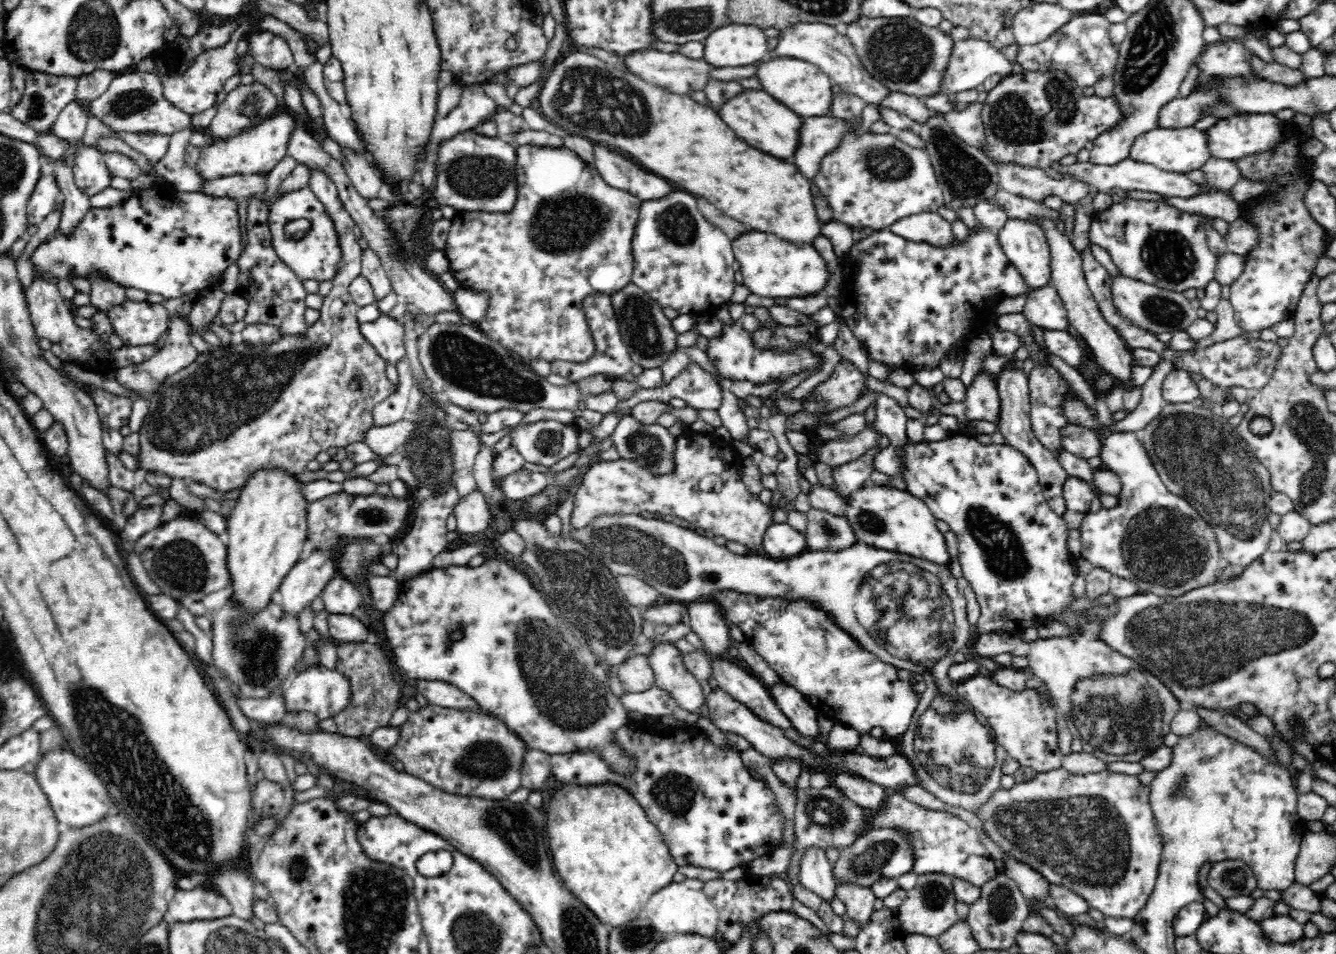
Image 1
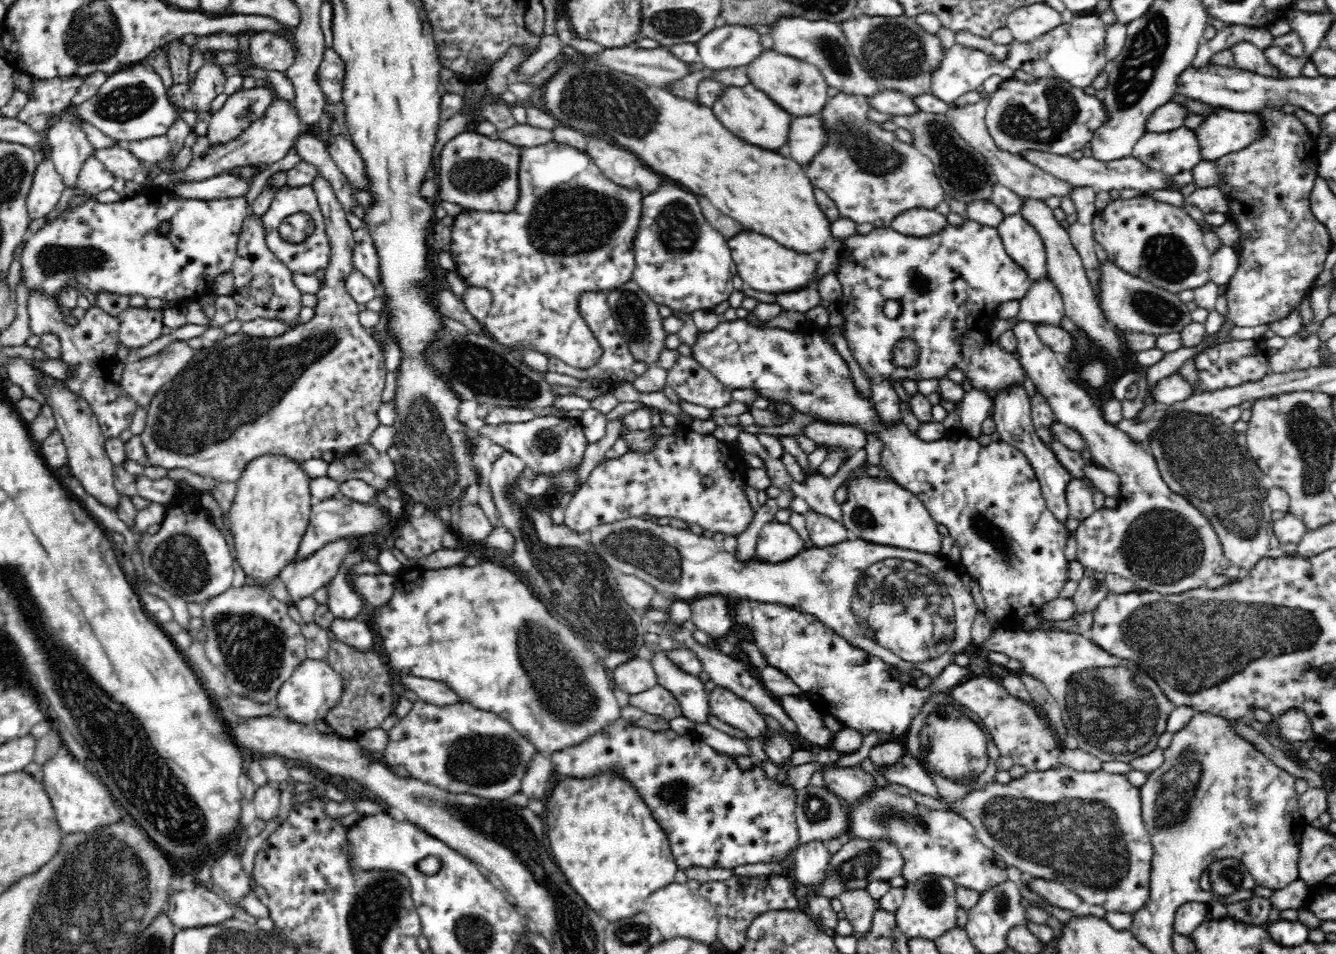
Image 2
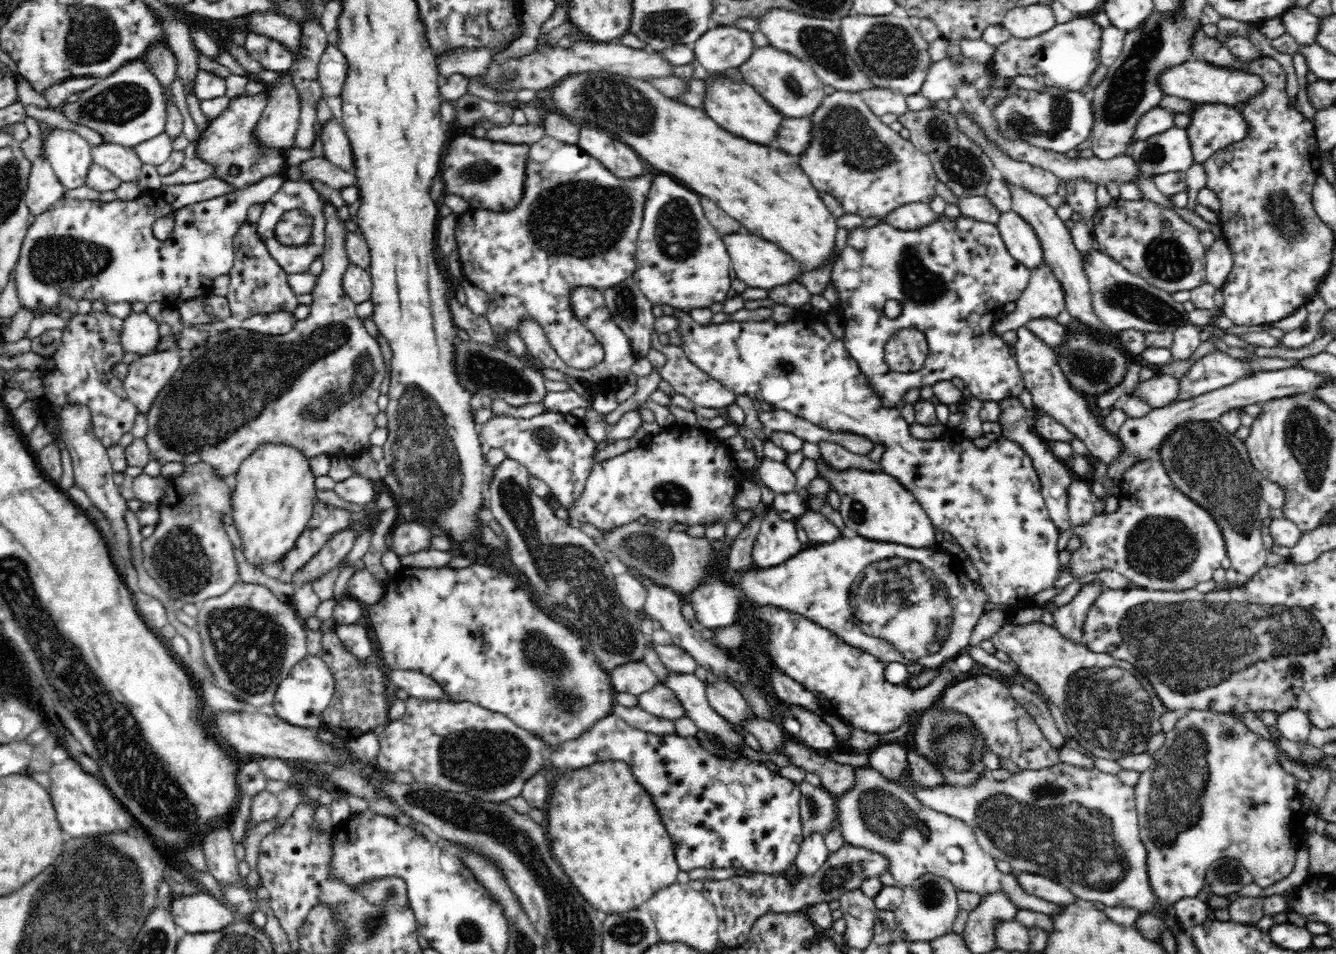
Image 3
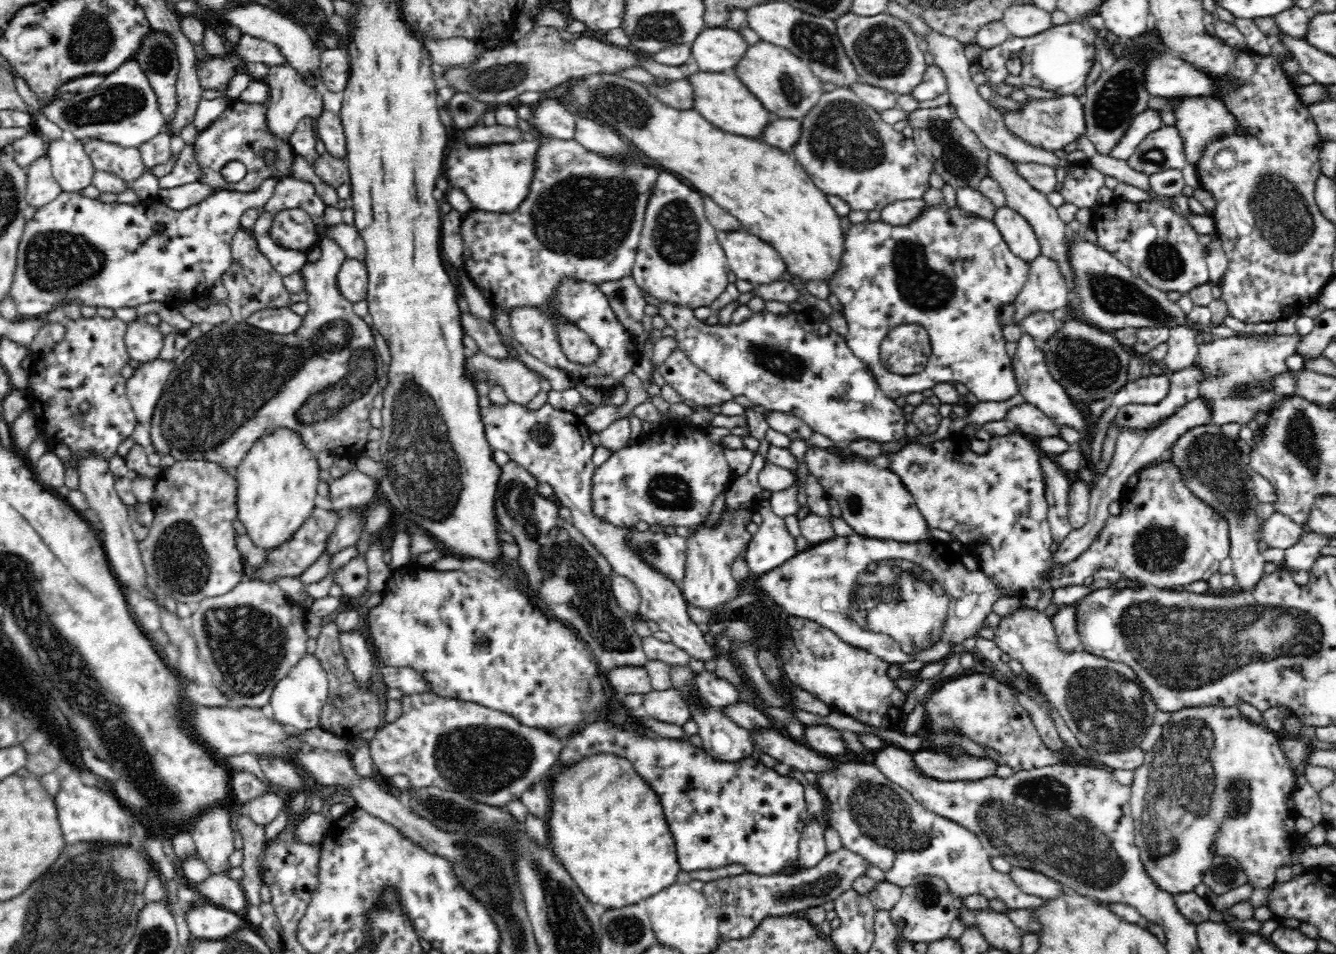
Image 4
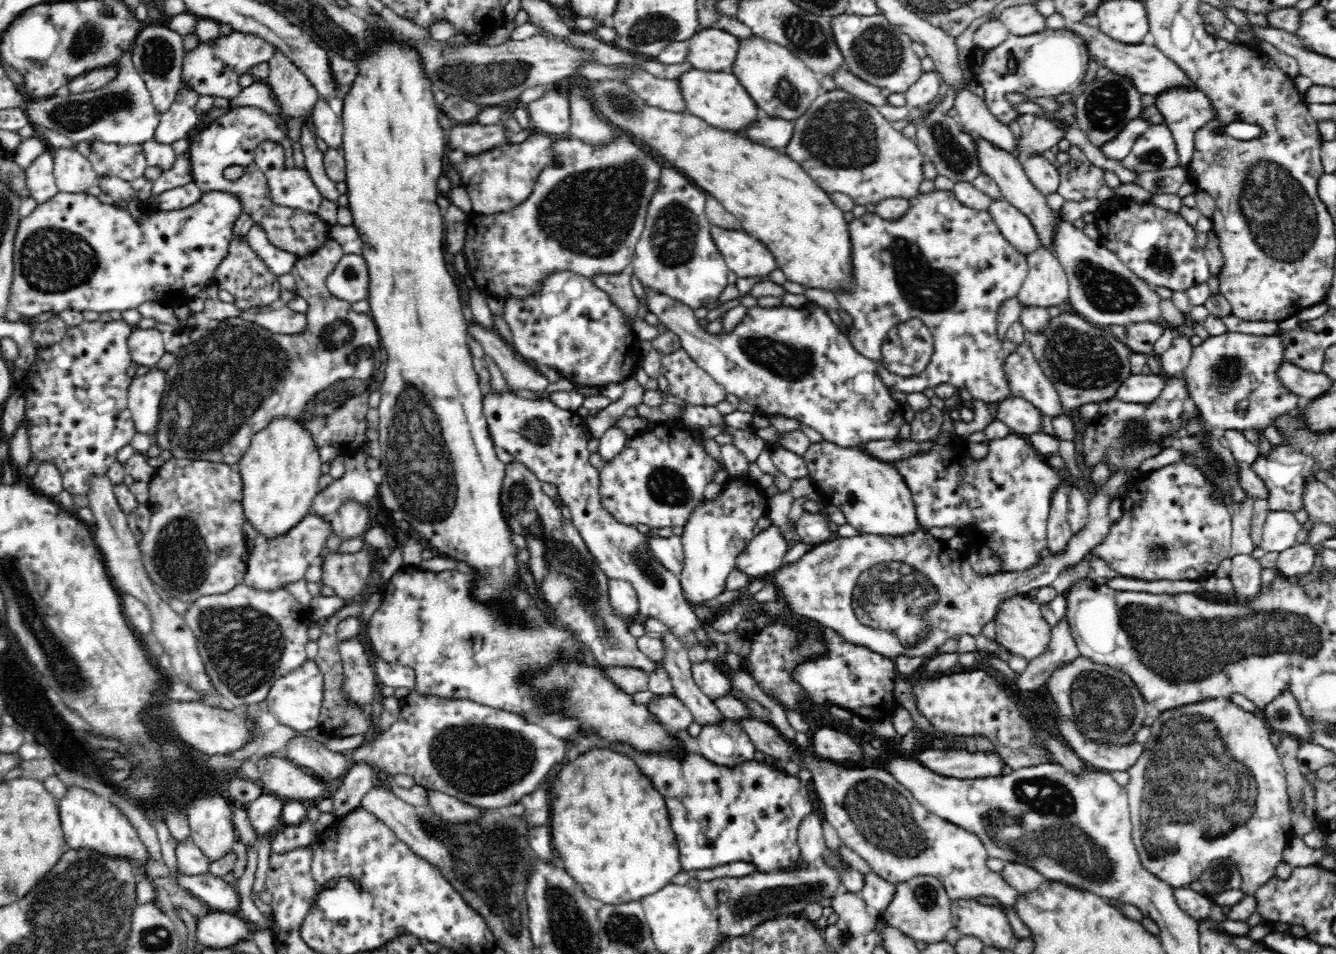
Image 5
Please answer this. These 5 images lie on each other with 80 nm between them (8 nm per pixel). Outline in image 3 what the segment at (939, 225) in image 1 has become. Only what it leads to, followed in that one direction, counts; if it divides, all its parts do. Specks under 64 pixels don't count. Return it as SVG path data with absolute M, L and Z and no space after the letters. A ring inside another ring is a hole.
M910 203L909 205L899 206L890 212L887 222L894 228L911 231L918 230L931 225L942 215L934 213L928 203Z

